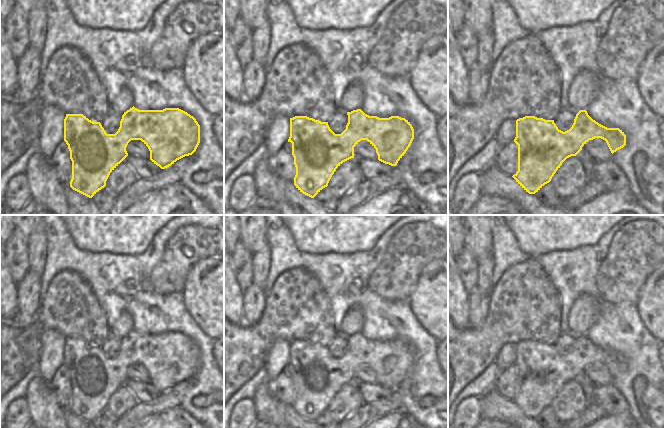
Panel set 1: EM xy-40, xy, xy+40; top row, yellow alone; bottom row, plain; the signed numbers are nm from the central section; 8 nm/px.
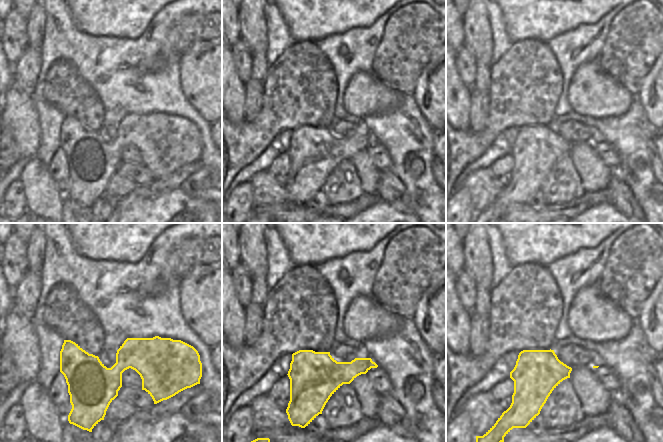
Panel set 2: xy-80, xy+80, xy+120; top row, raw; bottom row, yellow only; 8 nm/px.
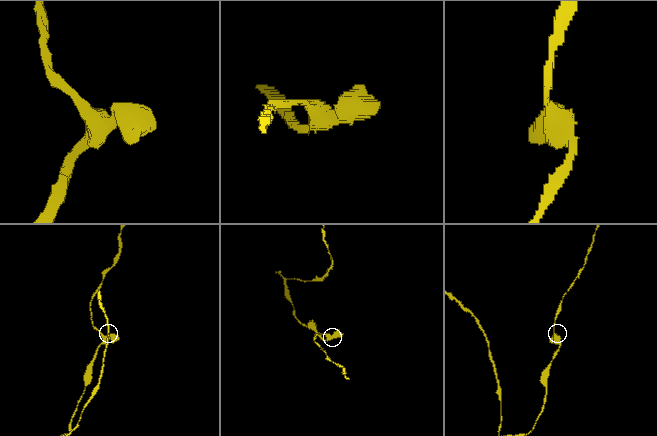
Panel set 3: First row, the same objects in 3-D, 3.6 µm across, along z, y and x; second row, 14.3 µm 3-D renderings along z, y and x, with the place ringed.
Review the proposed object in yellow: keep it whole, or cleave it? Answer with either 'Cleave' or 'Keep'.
Keep.

